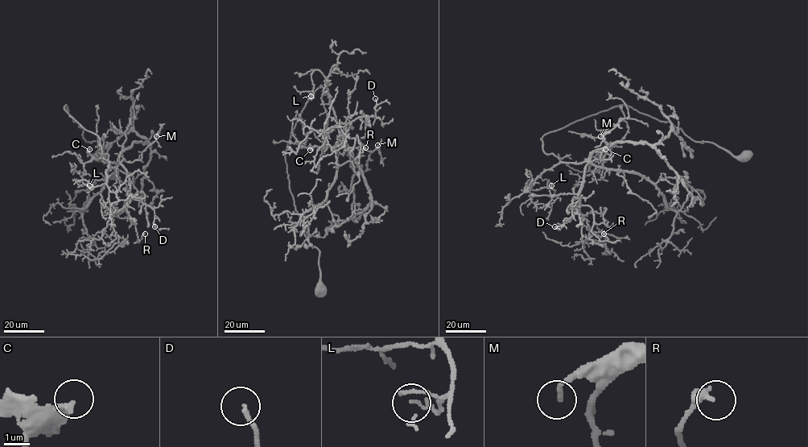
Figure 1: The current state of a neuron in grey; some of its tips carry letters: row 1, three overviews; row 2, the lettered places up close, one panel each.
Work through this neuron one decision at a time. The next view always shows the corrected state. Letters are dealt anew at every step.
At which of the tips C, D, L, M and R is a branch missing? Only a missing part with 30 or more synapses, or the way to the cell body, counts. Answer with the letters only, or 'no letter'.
no letter

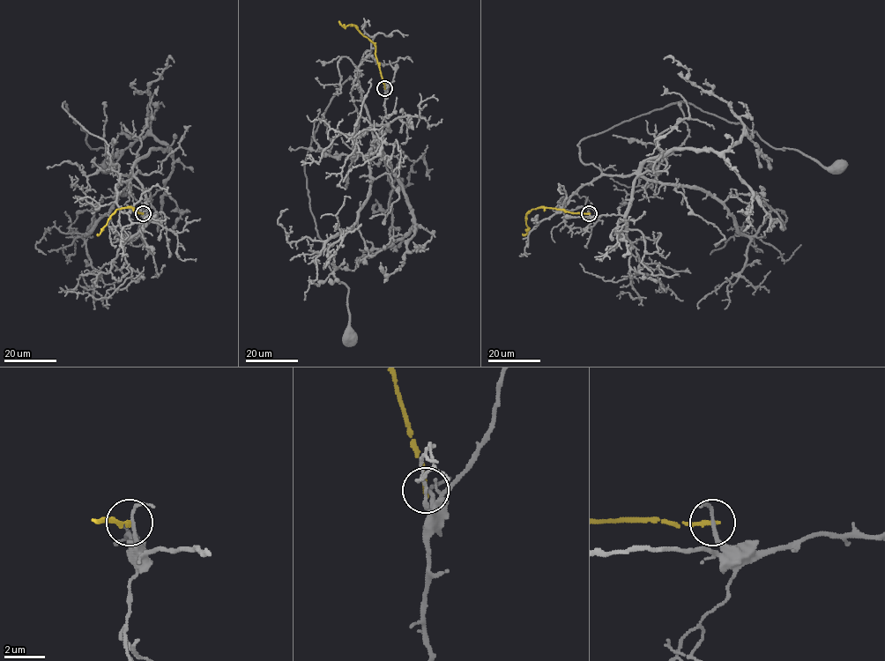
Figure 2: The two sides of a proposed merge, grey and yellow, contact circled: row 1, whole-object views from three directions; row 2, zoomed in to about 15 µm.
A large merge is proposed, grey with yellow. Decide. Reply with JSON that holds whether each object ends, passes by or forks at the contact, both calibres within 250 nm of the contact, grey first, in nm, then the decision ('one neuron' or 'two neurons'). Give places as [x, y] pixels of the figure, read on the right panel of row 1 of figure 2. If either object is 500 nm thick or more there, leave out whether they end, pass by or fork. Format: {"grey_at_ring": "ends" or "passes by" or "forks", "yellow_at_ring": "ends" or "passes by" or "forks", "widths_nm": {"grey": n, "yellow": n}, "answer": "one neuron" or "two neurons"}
{"grey_at_ring": "passes by", "yellow_at_ring": "ends", "widths_nm": {"grey": 140, "yellow": 200}, "answer": "two neurons"}

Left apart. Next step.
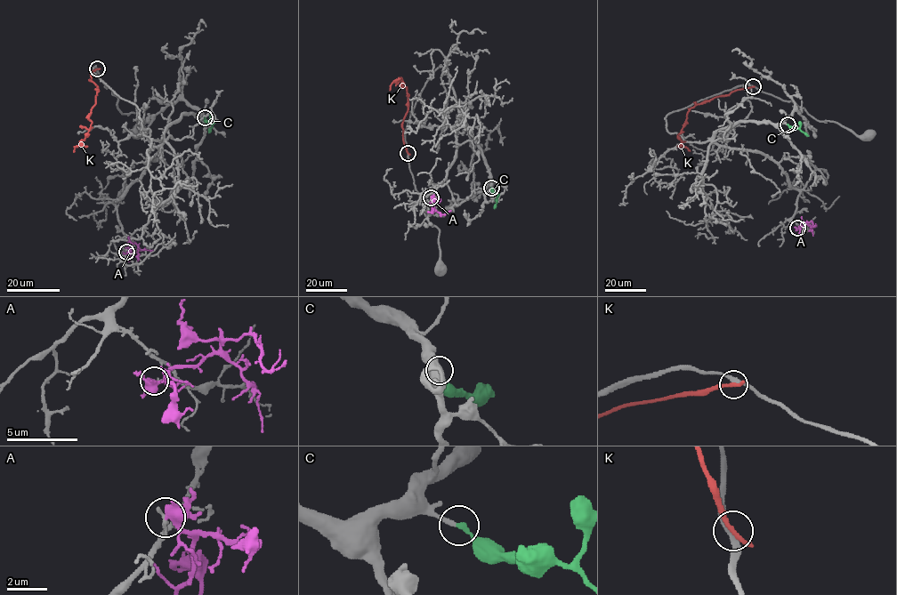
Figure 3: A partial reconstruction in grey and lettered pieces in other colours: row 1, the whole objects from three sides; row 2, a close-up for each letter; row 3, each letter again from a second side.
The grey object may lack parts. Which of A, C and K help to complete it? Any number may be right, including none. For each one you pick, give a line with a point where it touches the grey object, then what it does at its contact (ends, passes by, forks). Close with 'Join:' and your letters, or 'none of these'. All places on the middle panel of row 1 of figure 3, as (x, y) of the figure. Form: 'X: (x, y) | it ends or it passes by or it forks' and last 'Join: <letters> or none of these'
C: (491, 188) | it ends
Join: C

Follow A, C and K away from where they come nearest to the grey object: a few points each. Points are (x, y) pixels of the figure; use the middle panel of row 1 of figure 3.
A: (431, 197), (433, 200), (432, 207), (437, 211), (443, 214), (451, 211)
C: (491, 187), (496, 199), (494, 208)
K: (408, 153), (402, 128), (407, 87), (400, 85), (400, 77), (390, 90)

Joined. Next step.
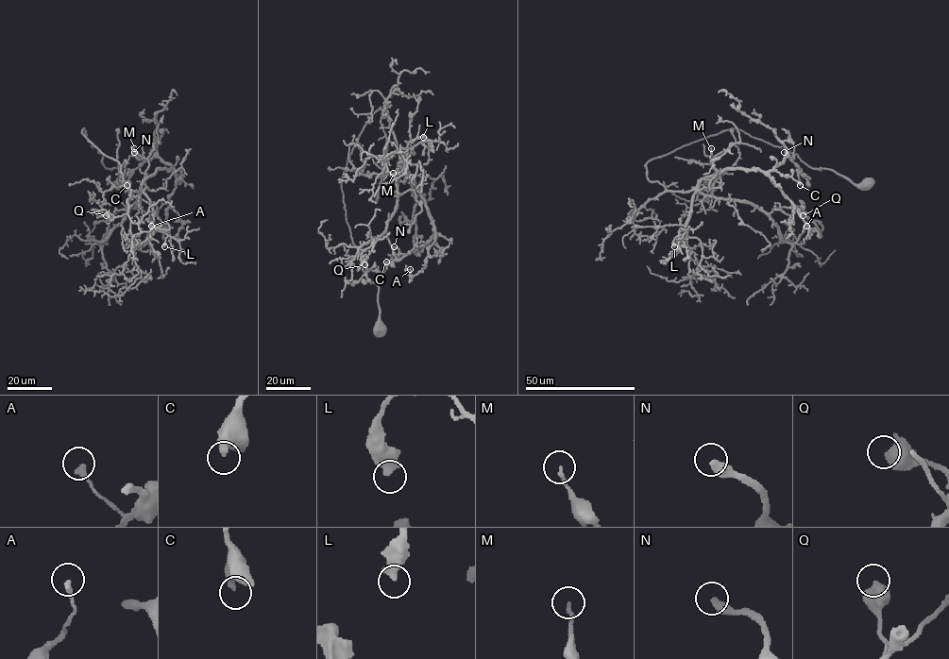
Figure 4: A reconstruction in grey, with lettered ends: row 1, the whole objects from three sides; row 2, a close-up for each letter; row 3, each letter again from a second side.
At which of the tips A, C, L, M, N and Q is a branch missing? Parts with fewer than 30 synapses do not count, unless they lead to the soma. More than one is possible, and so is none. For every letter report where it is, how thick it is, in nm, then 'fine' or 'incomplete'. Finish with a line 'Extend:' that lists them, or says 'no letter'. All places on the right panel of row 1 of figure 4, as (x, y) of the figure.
A: (806, 226) | 240 nm | fine
C: (800, 185) | 380 nm | fine
L: (674, 246) | 500 nm | fine
M: (711, 148) | 160 nm | fine
N: (784, 152) | 400 nm | incomplete
Q: (803, 215) | 650 nm | fine
Extend: N

